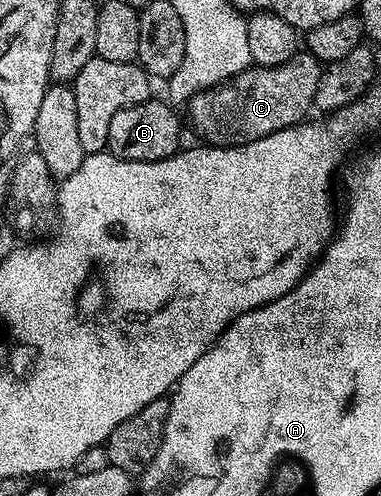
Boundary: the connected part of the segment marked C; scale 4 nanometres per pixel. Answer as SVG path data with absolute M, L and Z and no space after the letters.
M307 49L297 50L276 67L250 66L219 87L199 91L186 104L188 119L205 144L214 147L241 147L270 133L303 123L313 110L322 64Z

